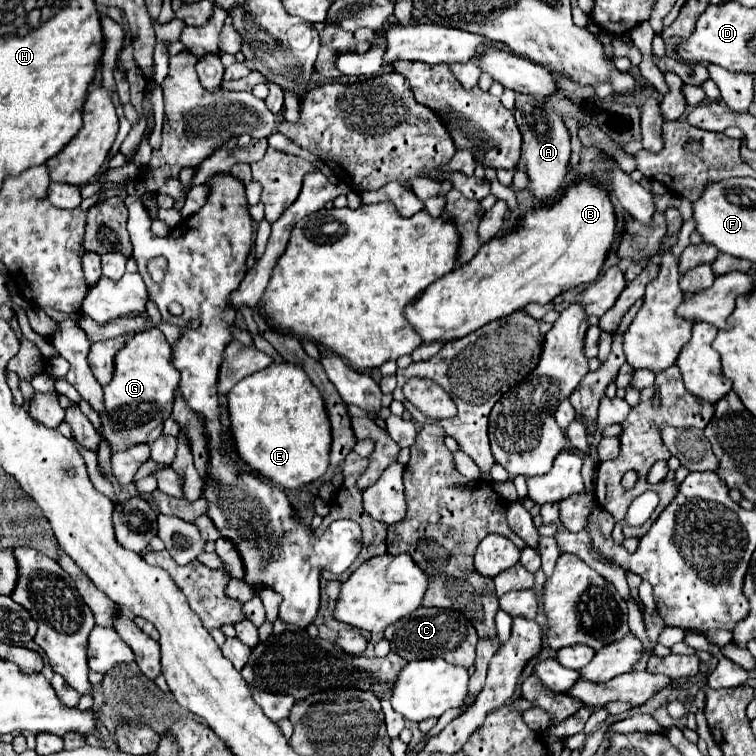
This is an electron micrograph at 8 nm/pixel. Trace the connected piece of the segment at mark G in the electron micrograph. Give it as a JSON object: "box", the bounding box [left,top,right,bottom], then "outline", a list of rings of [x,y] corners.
{"box":[99,328,179,454],"outline":[[[149,328],[149,330],[137,332],[135,336],[131,336],[131,340],[115,356],[115,372],[113,372],[111,382],[107,386],[103,386],[105,412],[99,414],[101,416],[99,436],[101,436],[101,440],[105,440],[109,444],[111,454],[123,452],[137,444],[155,442],[155,438],[163,432],[165,416],[167,418],[171,416],[177,384],[179,384],[179,372],[175,370],[175,366],[171,366],[171,346],[163,338],[163,332],[157,328]]]}

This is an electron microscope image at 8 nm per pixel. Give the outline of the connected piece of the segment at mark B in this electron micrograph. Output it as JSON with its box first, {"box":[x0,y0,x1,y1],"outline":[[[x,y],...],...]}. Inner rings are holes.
{"box":[405,180,615,344],"outline":[[[581,180],[571,184],[565,194],[549,208],[527,212],[521,220],[519,228],[503,238],[495,236],[481,246],[481,250],[473,256],[471,262],[457,266],[437,282],[433,282],[421,296],[405,306],[405,318],[423,338],[423,344],[431,342],[451,342],[467,336],[469,332],[493,322],[497,318],[505,318],[515,310],[521,310],[529,302],[547,304],[557,294],[575,288],[579,284],[593,282],[603,266],[605,254],[611,248],[611,240],[615,234],[615,212],[609,202],[607,190],[603,186],[593,184],[591,180]]]}

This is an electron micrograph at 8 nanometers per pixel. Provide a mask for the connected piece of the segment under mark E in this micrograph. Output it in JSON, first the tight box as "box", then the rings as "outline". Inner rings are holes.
{"box":[227,364,331,490],"outline":[[[271,364],[233,386],[227,394],[231,438],[237,456],[265,480],[283,490],[301,488],[329,468],[331,430],[323,398],[301,366]]]}

